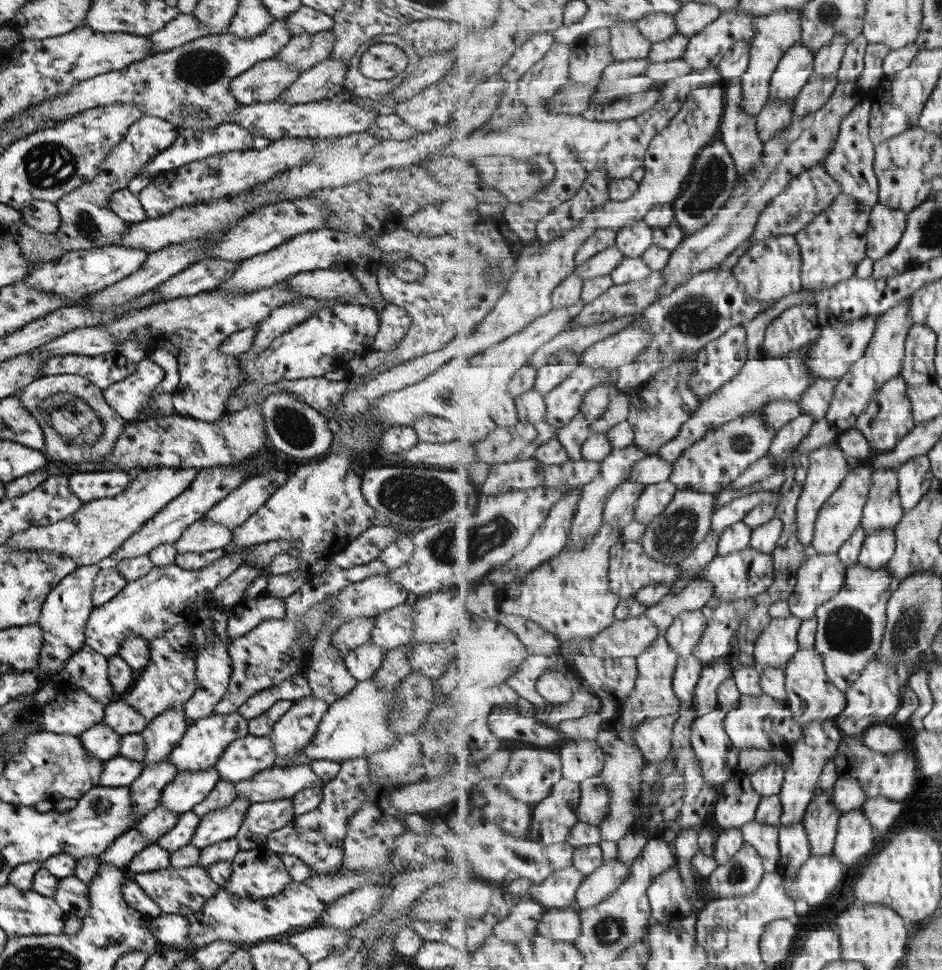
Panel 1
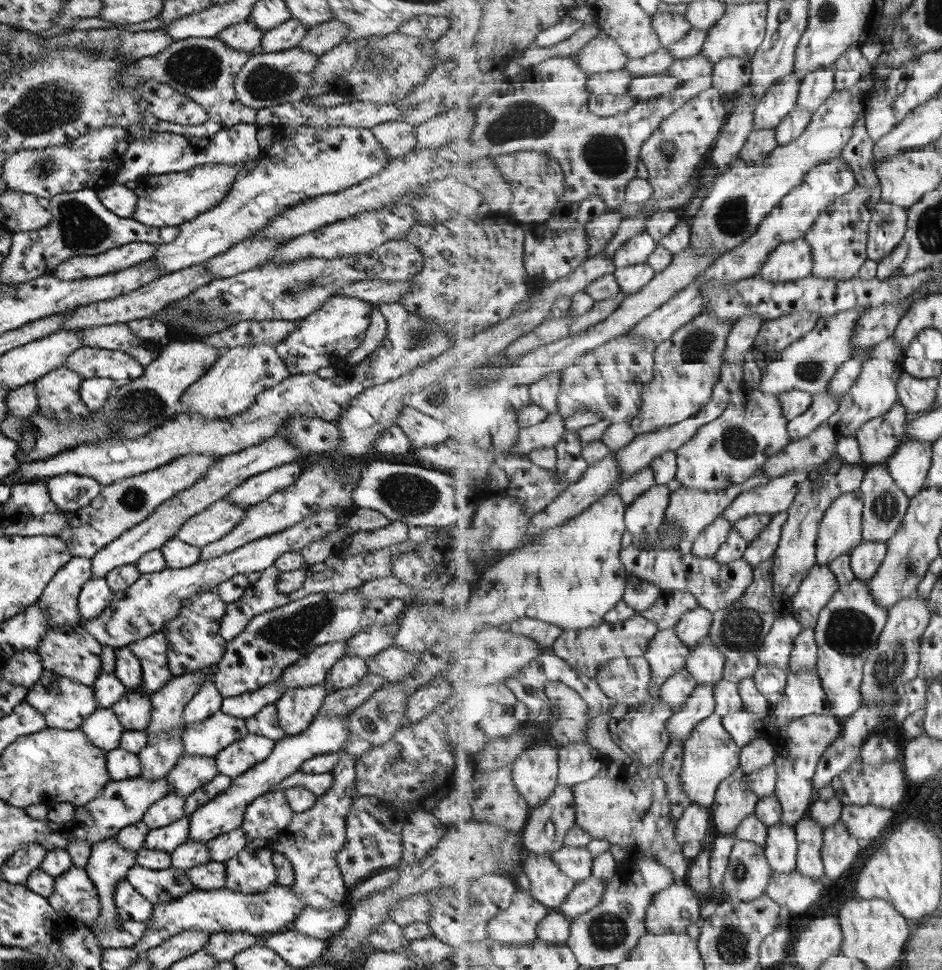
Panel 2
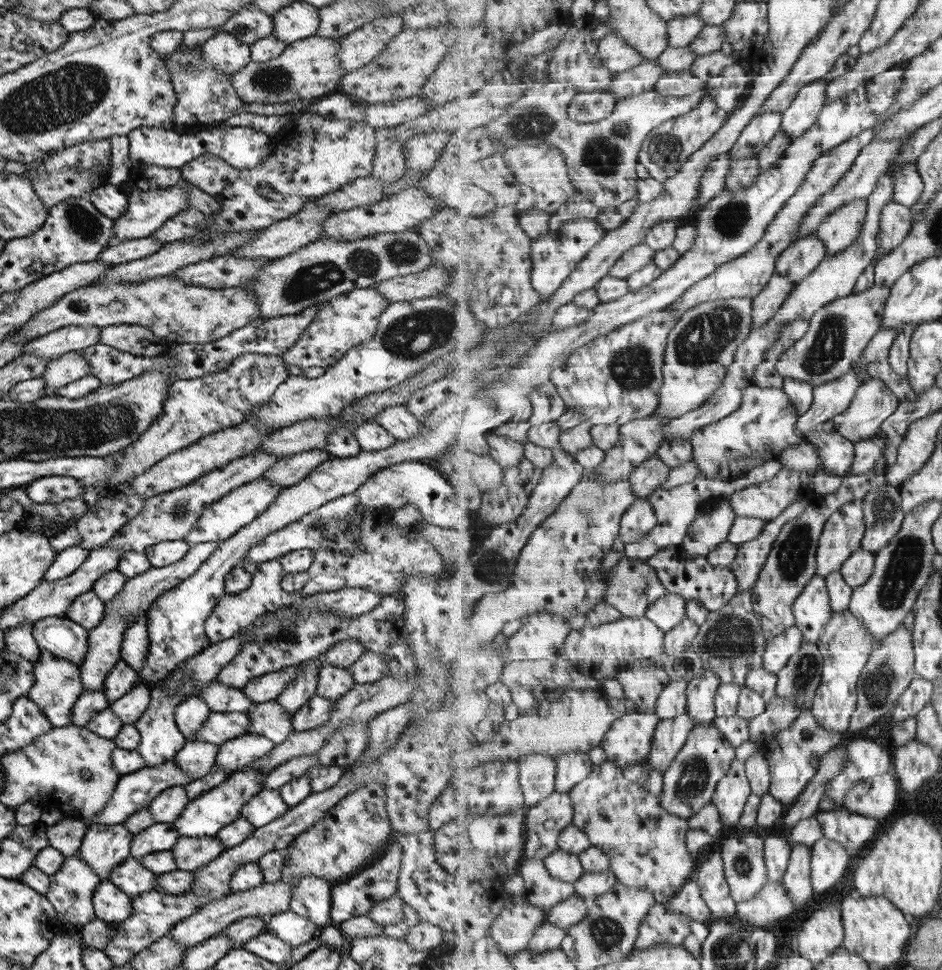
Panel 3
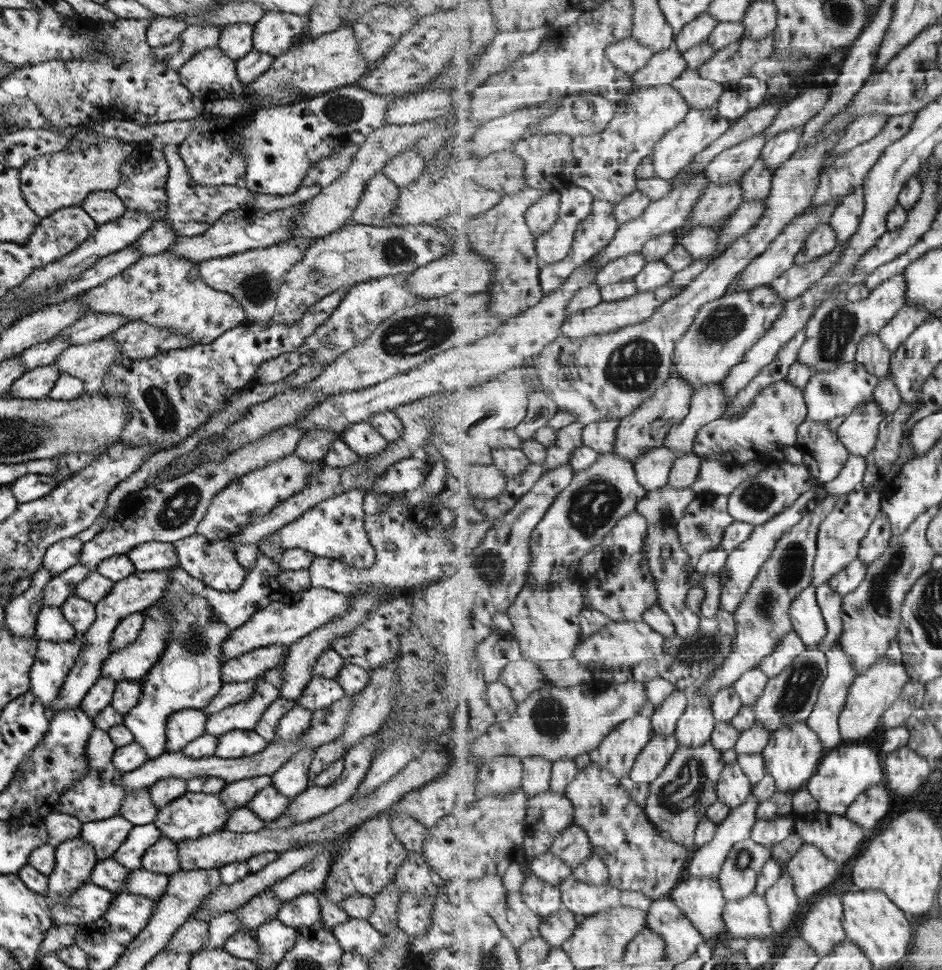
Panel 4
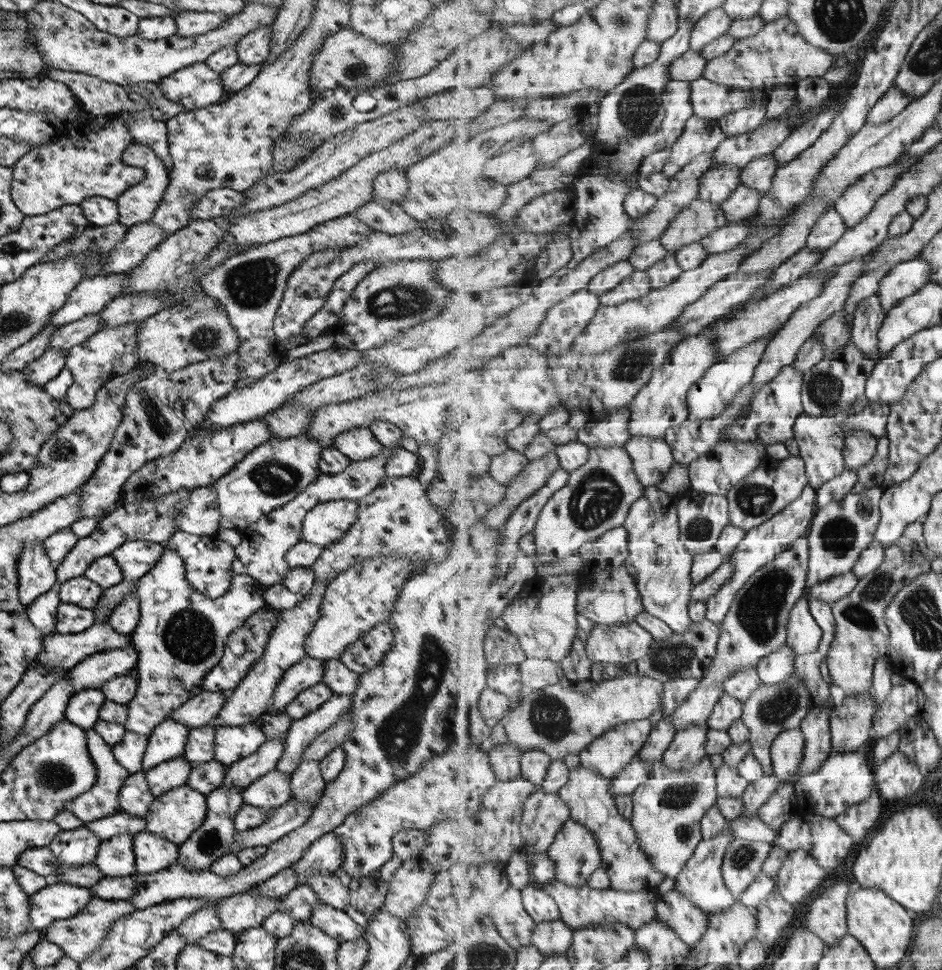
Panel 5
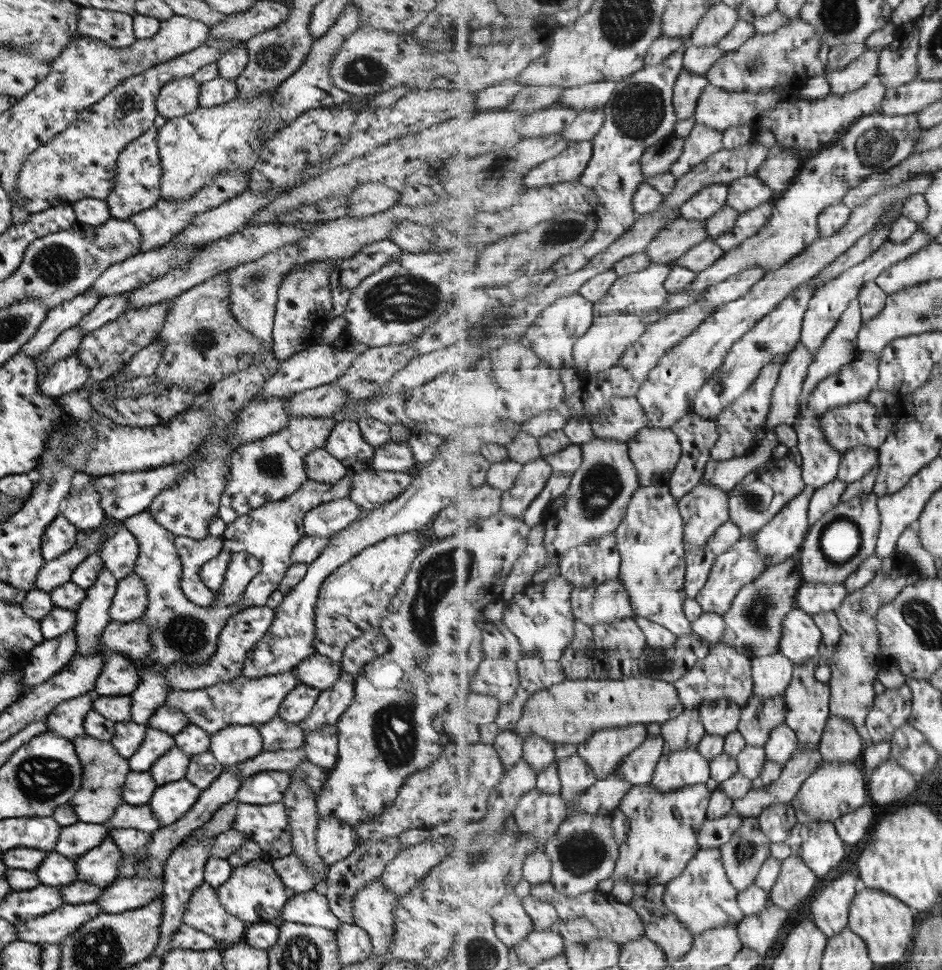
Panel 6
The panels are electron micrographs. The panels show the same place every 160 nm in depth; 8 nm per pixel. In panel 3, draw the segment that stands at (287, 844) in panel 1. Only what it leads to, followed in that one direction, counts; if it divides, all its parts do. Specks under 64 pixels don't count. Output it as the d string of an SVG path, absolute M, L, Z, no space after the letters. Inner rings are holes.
M300 874L285 880L285 883L292 888L289 911L310 920L319 928L328 924L331 906L329 881L310 874Z

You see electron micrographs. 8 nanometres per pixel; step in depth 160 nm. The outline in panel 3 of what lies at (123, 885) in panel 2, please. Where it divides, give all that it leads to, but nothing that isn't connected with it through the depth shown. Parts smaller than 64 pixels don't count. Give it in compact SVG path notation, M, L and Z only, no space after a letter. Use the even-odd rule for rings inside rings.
M108 880L100 881L91 893L94 918L108 923L124 921L130 913L130 898Z

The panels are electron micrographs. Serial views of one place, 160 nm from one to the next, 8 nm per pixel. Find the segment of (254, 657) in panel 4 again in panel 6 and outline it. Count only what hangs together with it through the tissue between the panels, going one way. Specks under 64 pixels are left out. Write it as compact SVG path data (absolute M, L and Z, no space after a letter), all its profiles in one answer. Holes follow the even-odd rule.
M268 606L247 607L237 614L229 616L226 624L219 631L215 652L203 664L171 664L165 670L164 678L168 680L172 690L197 690L219 684L239 676L242 672L245 658L253 651L253 645L264 634L270 625L273 615Z

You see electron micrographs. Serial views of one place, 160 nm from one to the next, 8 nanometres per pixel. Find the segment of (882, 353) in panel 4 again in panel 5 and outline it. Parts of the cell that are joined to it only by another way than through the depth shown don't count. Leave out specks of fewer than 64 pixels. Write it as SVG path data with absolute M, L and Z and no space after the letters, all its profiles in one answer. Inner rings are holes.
M878 295L862 300L855 311L854 329L851 342L866 354L866 357L879 362L880 354L878 333L886 318L886 310Z

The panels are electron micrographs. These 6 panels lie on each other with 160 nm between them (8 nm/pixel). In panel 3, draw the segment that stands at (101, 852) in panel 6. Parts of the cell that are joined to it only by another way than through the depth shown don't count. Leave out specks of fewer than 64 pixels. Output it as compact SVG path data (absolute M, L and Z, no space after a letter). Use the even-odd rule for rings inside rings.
M154 822L141 832L132 835L129 856L139 861L146 854L171 850L178 838L177 831L171 822Z

